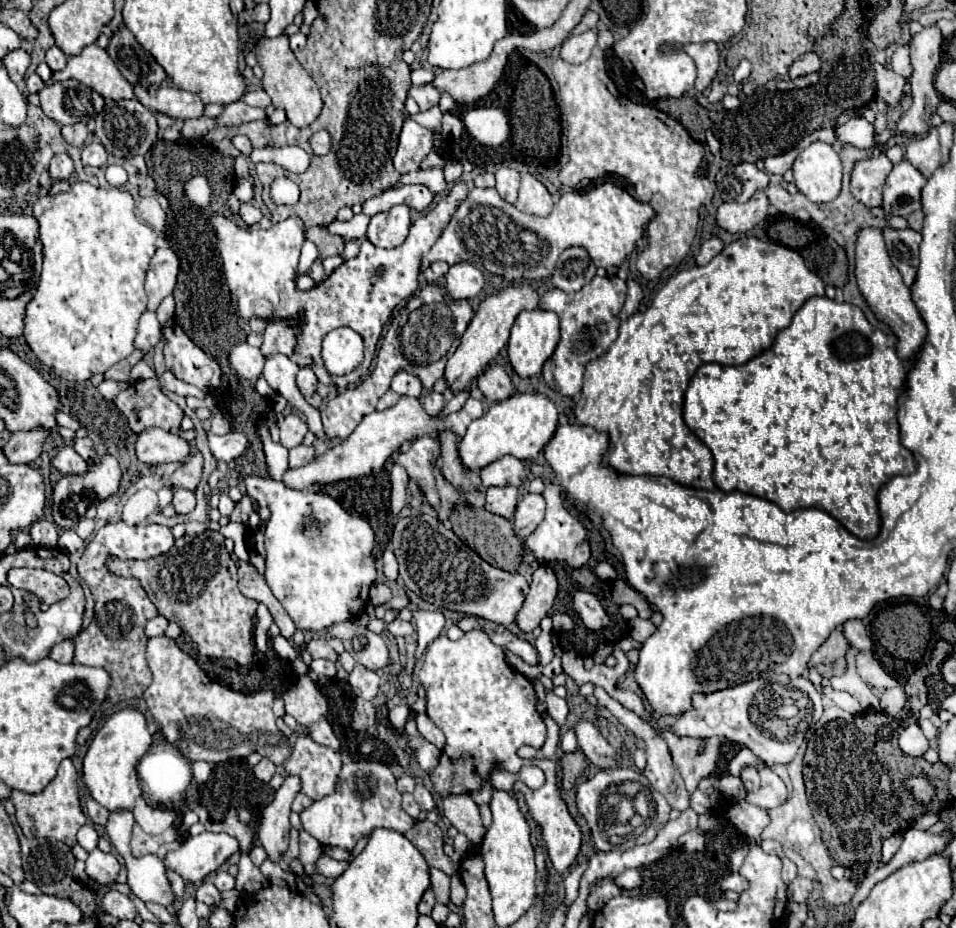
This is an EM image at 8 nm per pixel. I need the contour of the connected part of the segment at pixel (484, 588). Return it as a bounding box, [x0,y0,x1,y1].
[391,512,527,626]

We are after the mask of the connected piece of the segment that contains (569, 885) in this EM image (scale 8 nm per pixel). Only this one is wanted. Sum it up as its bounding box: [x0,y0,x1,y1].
[565,860,587,904]

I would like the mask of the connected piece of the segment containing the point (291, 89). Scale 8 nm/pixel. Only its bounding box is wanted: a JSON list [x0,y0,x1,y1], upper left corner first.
[253,34,321,128]

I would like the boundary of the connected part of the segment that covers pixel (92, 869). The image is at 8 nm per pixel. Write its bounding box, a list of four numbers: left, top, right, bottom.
[85,848,121,884]

